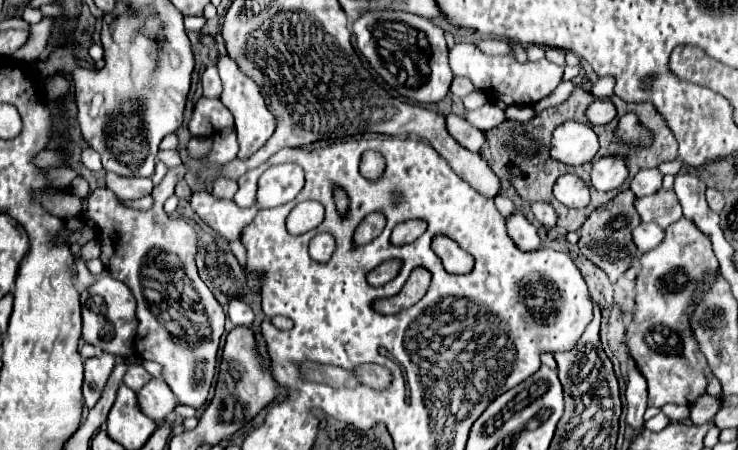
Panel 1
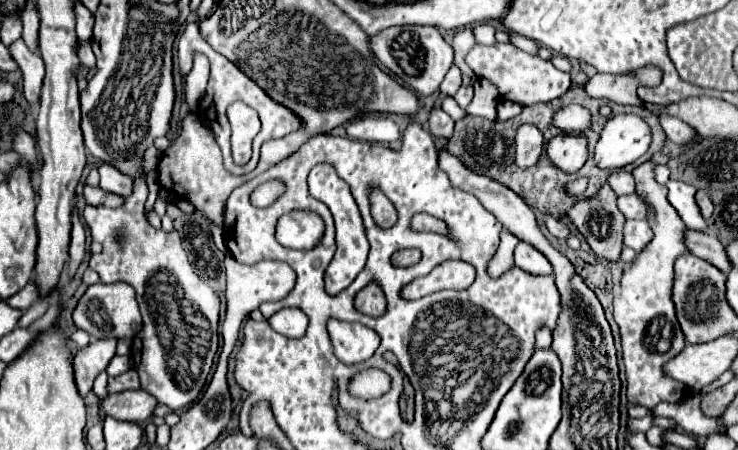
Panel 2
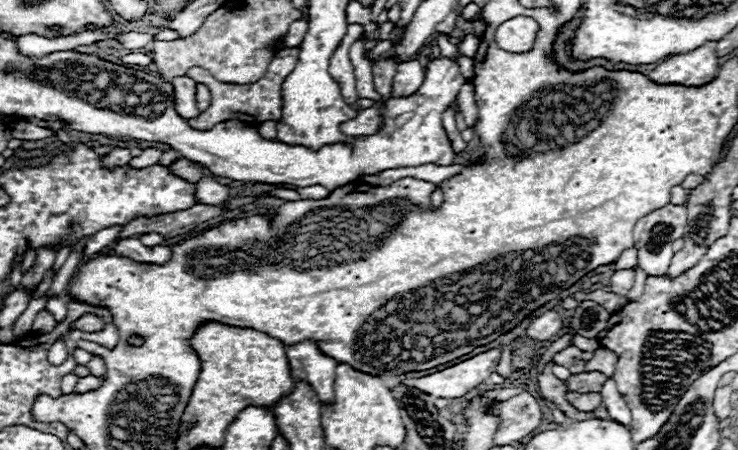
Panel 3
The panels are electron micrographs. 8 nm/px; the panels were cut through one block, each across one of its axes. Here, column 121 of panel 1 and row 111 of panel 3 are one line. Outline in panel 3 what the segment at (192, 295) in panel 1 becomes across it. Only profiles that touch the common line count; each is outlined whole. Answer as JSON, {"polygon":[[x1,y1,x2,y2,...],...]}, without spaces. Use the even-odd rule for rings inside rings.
{"polygon":[[284,48,280,50,274,60,270,62,266,74,258,80,258,82,252,82,252,84,228,84,228,82,220,82,216,80,208,70,204,68,190,68,186,72,186,76,194,76,196,82,202,82,210,88,210,94,212,94,212,102,208,106,208,110,200,112,198,118,190,118,186,120,192,128,212,128,214,124,218,122,226,122,226,120,242,120,246,124,260,124,260,122,266,122,266,120,280,120,282,116,282,94,280,94,280,88,282,88,282,82,284,78,290,74,290,70,294,70,296,66,296,60,298,60,298,50,300,48]]}

